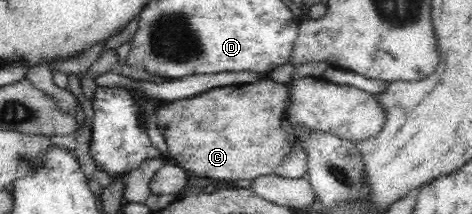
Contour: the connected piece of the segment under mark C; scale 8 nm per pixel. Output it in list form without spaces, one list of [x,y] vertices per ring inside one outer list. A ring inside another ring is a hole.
[[[262,78],[256,83],[216,87],[193,98],[159,103],[154,112],[156,127],[166,143],[168,157],[176,167],[200,179],[254,180],[264,175],[274,175],[275,169],[291,150],[288,132],[282,126],[287,97],[287,84],[273,82],[269,78]]]

